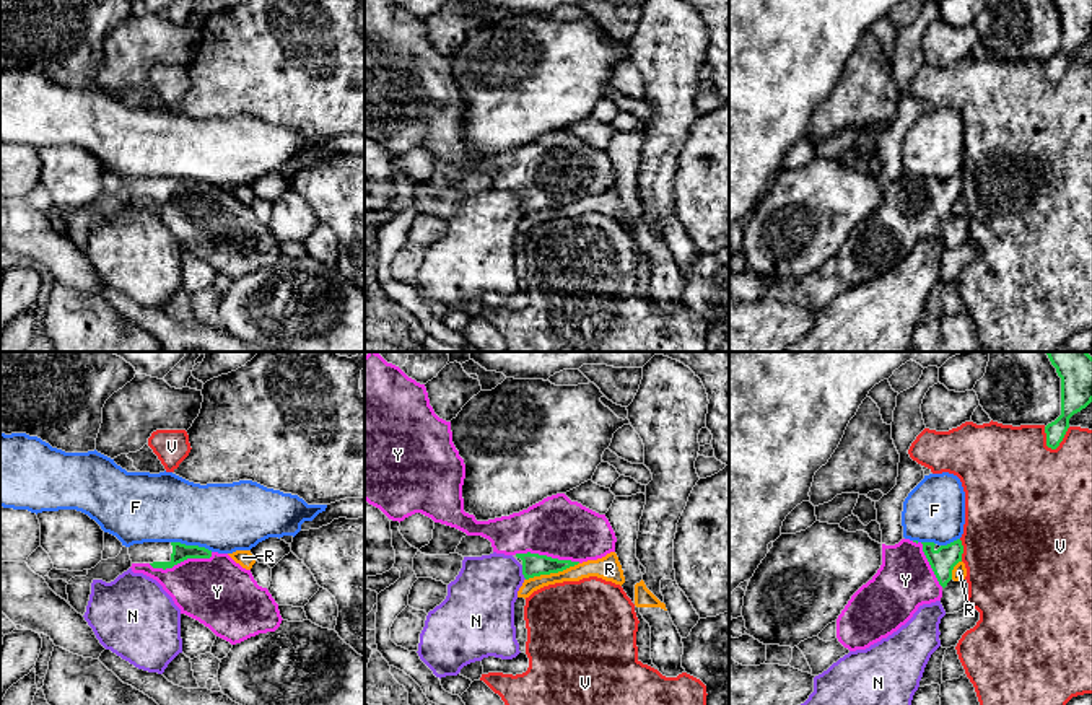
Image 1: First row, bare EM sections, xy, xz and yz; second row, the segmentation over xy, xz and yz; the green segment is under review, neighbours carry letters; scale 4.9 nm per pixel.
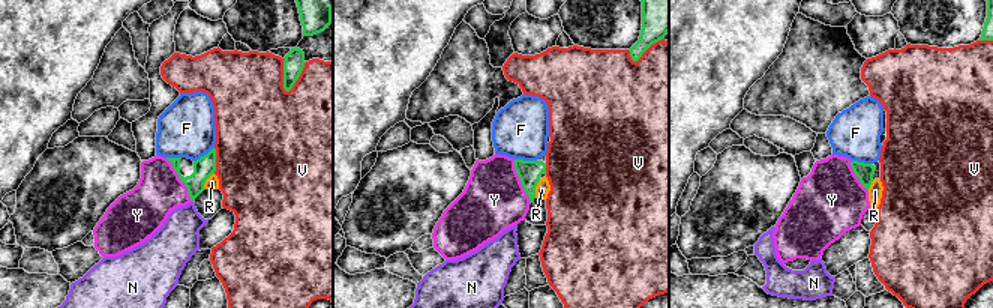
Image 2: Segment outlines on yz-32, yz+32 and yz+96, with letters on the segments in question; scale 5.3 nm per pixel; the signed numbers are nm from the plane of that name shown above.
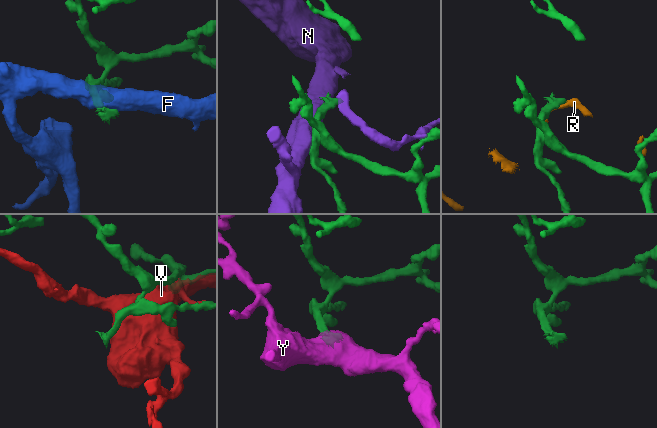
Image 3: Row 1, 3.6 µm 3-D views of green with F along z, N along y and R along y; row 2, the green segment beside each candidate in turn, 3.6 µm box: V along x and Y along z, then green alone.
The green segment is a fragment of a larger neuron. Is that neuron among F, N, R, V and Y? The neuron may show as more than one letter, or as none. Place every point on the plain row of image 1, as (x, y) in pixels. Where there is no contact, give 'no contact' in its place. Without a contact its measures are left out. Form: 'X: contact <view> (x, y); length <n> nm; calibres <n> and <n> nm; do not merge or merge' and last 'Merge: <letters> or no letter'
F: contact xy (192, 181); length 220 nm; calibres 90 and 340 nm; do not merge
N: contact xz (523, 207); length 80 nm; calibres 110 and 320 nm; do not merge
R: contact xz (552, 207); length 280 nm; calibres 110 and 100 nm; do not merge
V: contact yz (1060, 77); length 160 nm; calibres 160 and 420 nm; do not merge
Y: contact xy (181, 196); length 320 nm; calibres 90 and 340 nm; merge
Merge: Y

